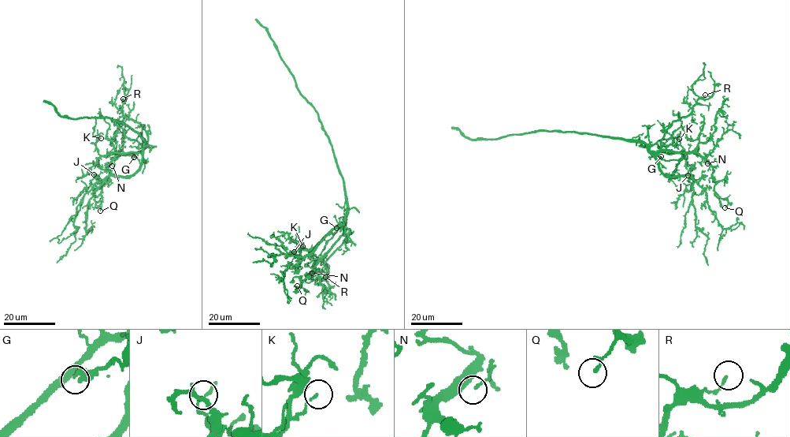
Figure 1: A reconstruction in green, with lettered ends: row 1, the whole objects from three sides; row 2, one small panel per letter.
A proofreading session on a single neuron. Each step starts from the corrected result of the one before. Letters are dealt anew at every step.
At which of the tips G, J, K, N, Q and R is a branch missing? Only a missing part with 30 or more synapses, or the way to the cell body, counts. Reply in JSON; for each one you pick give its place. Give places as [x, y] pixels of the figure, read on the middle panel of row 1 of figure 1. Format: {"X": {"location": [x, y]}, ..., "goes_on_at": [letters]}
{"goes_on_at": []}

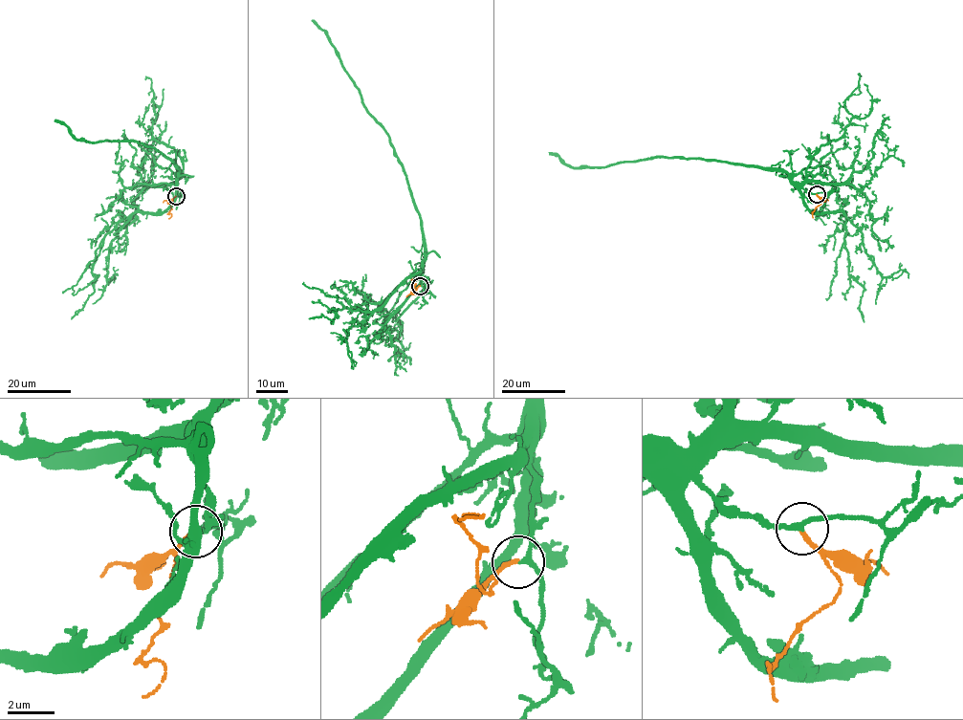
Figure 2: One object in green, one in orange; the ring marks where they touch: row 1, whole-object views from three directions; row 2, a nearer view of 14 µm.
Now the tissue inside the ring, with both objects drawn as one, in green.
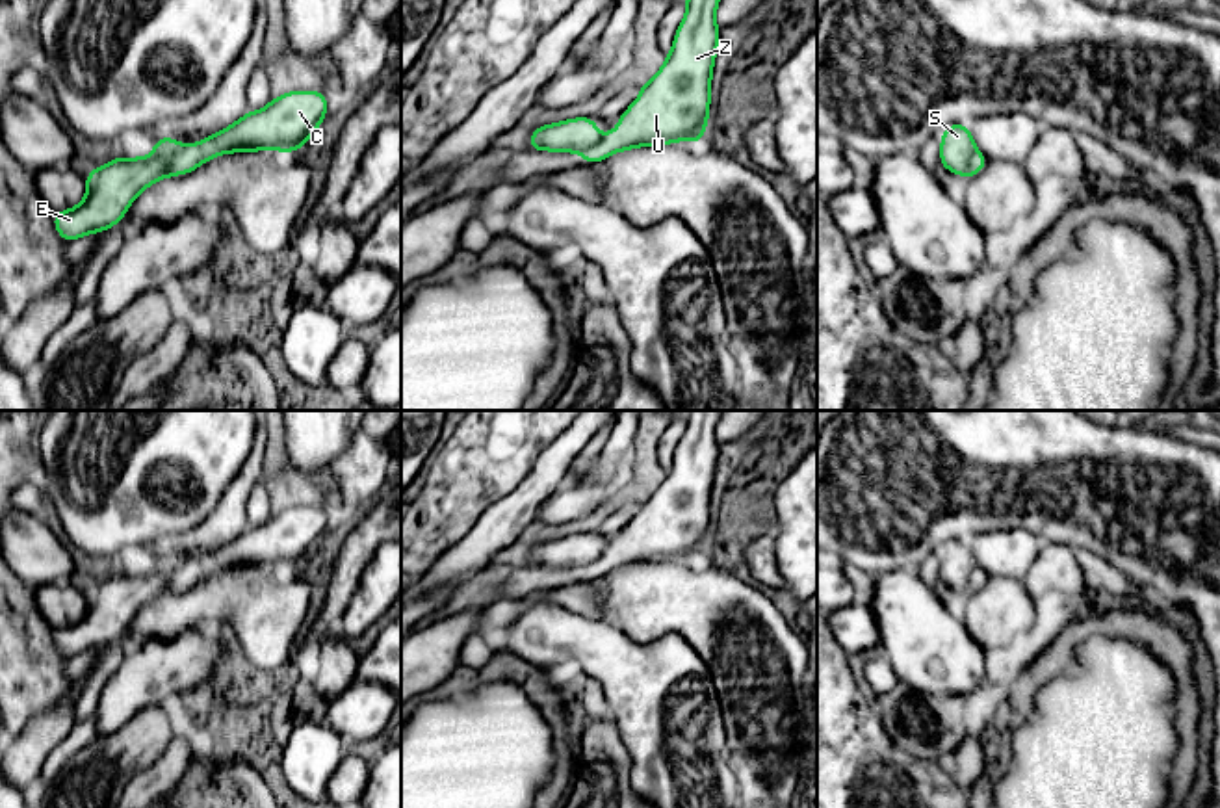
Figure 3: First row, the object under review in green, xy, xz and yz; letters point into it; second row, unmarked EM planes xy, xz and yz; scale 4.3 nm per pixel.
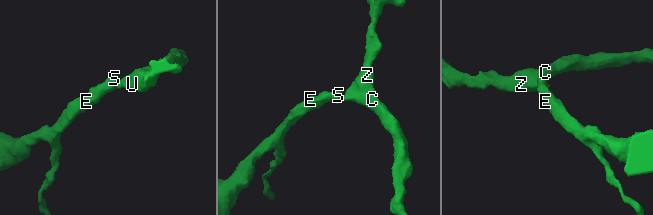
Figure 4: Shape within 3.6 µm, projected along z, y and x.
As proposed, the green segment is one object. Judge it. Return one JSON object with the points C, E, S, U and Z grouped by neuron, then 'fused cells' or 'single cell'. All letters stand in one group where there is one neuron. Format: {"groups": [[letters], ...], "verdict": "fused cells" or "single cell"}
{"groups": [["C", "U", "Z"], ["E", "S"]], "verdict": "fused cells"}

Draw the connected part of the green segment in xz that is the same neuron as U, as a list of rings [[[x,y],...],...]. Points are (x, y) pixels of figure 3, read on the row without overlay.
[[[687,411],[685,433],[665,481],[650,498],[642,498],[639,515],[618,533],[618,544],[585,567],[585,580],[635,563],[702,557],[720,457],[715,438],[719,416],[720,411]]]

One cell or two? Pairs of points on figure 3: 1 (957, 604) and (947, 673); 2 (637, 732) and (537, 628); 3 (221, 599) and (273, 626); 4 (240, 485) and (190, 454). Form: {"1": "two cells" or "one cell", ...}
{"1": "two cells", "2": "one cell", "3": "one cell", "4": "two cells"}

